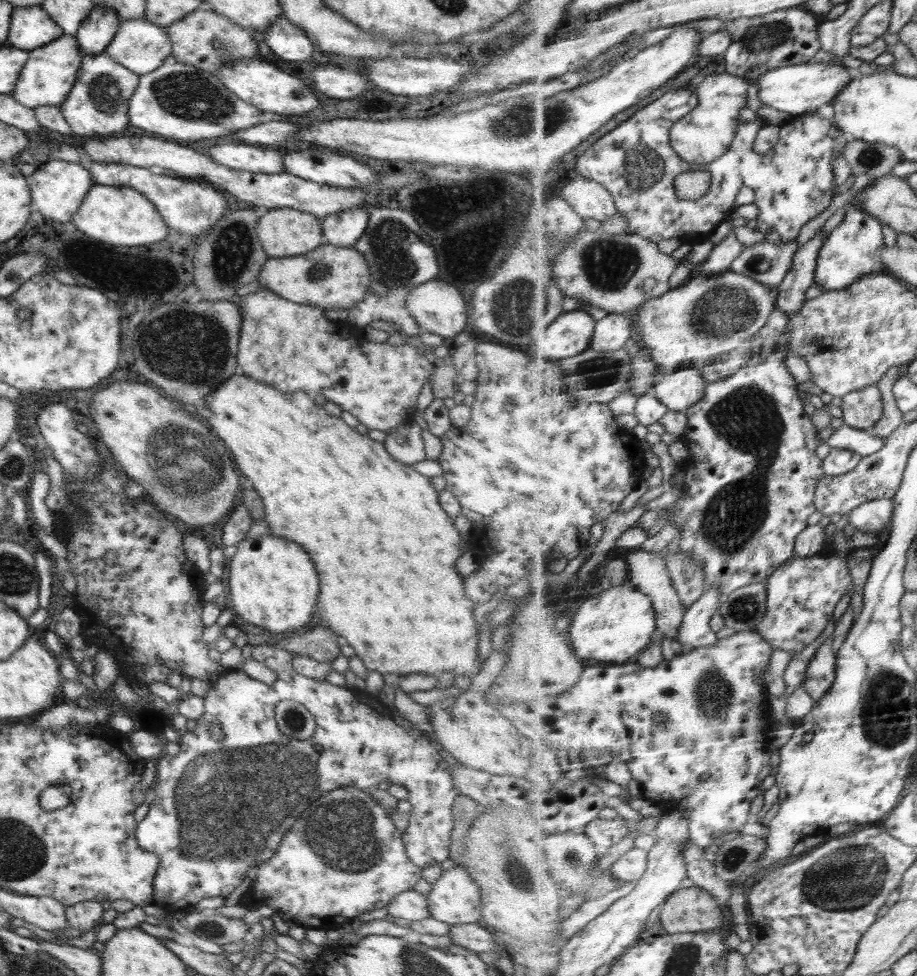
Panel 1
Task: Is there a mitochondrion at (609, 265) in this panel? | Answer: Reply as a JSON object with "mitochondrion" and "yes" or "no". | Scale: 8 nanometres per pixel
{"mitochondrion":"yes"}

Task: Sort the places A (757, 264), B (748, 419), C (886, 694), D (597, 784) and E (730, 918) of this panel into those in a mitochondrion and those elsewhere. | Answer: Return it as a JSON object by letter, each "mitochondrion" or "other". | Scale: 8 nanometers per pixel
{"A":"mitochondrion","B":"mitochondrion","C":"mitochondrion","D":"other","E":"other"}

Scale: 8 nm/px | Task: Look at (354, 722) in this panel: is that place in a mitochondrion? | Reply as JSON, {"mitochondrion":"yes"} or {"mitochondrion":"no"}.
{"mitochondrion":"no"}

